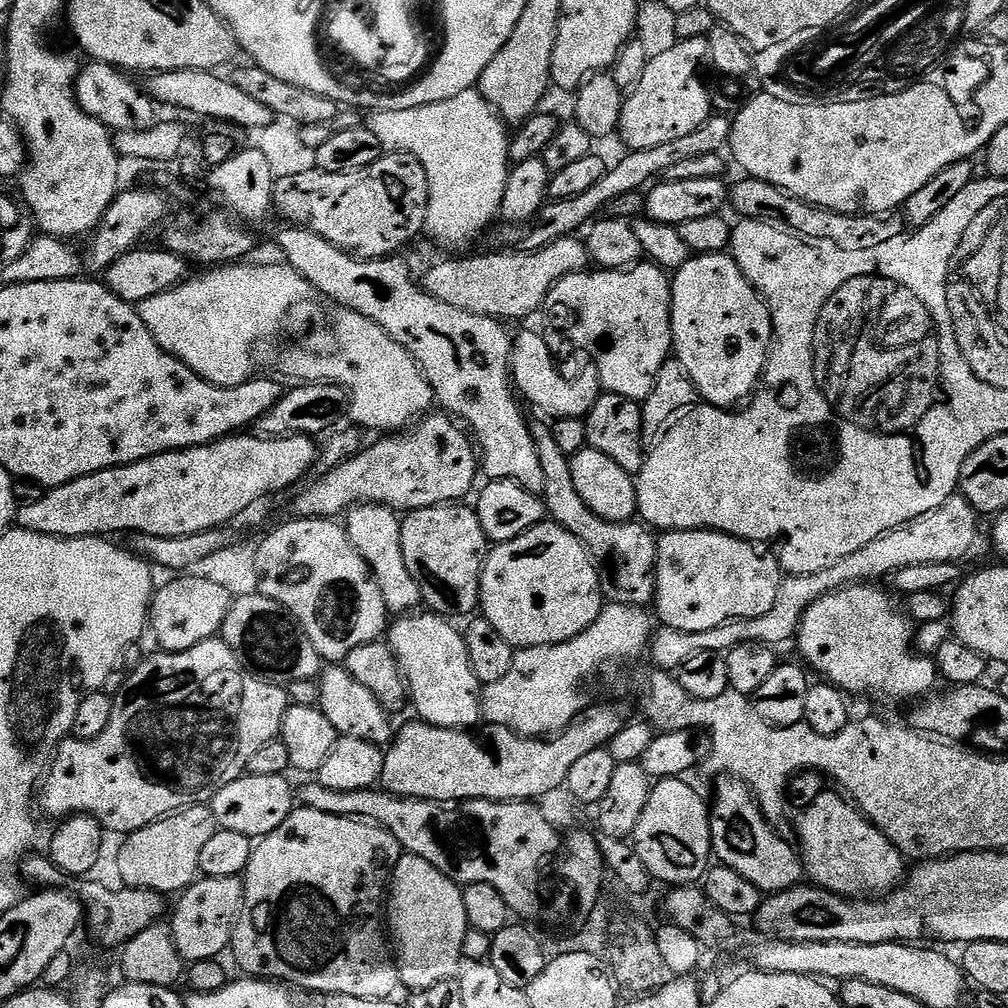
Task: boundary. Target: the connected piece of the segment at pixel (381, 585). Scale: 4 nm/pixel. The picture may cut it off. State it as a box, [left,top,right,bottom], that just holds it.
[346,504,422,614]

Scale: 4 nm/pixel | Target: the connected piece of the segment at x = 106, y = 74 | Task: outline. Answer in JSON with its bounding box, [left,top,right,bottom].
[76,62,157,133]

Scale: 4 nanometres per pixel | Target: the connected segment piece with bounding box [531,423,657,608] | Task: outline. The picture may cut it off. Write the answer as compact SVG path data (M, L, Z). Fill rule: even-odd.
M533 423L531 430L534 446L538 450L538 459L542 465L544 487L542 499L551 523L570 530L570 534L574 534L574 538L578 538L578 542L586 546L596 564L596 569L600 572L600 586L611 603L629 604L635 608L651 605L656 599L657 537L643 523L610 522L594 514L594 510L590 510L586 502L582 502L582 494L578 494L574 486L571 459L562 454L551 427L547 423L545 425Z

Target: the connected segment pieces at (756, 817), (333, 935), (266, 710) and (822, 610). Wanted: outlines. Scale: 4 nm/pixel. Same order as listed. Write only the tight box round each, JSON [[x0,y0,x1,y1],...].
[[710,774,806,894],[230,806,402,1000],[38,638,290,834],[798,582,937,702]]

